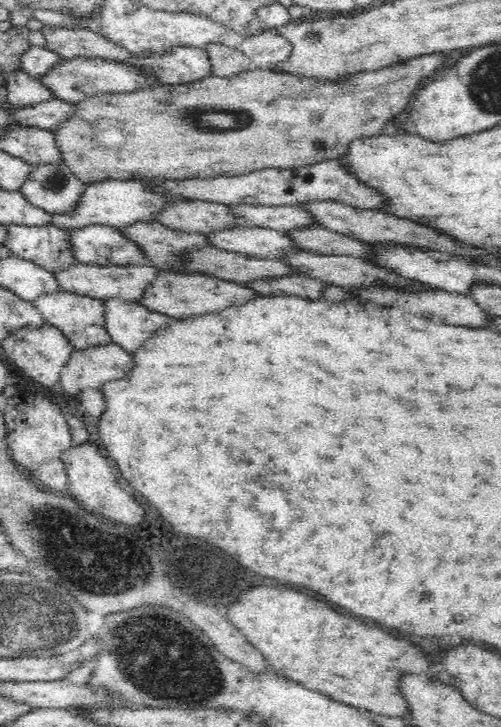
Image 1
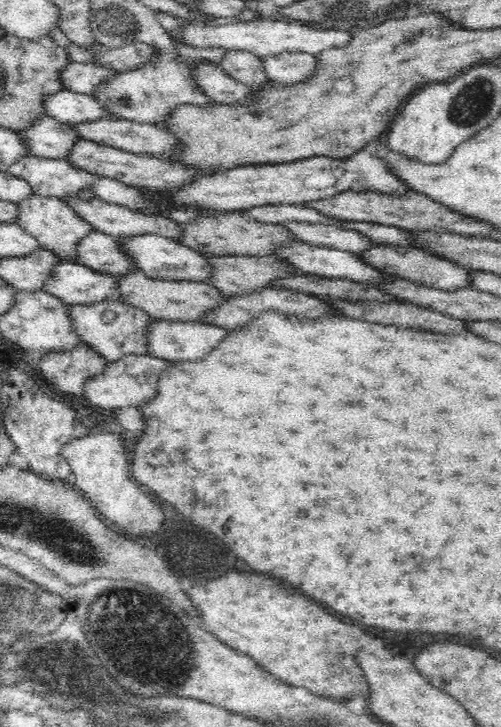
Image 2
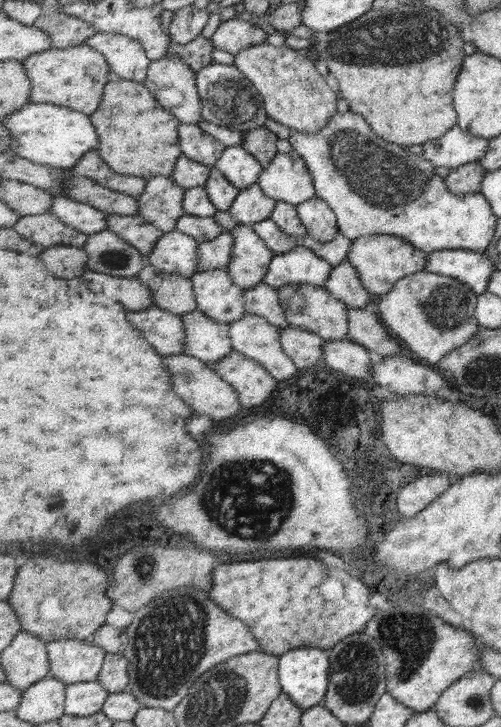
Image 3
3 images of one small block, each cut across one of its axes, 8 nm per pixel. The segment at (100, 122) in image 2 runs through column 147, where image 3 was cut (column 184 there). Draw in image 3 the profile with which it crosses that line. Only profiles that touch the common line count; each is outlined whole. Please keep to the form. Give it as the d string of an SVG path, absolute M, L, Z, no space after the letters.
M181 123L178 130L183 155L210 167L216 166L227 147L226 144L195 124Z

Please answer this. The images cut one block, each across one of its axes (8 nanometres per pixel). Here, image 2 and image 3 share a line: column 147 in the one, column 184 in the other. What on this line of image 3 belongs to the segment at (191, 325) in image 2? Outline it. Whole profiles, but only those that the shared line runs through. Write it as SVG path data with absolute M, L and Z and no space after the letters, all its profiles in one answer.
M156 304L142 311L129 311L133 326L163 357L185 353L185 326L182 317Z

